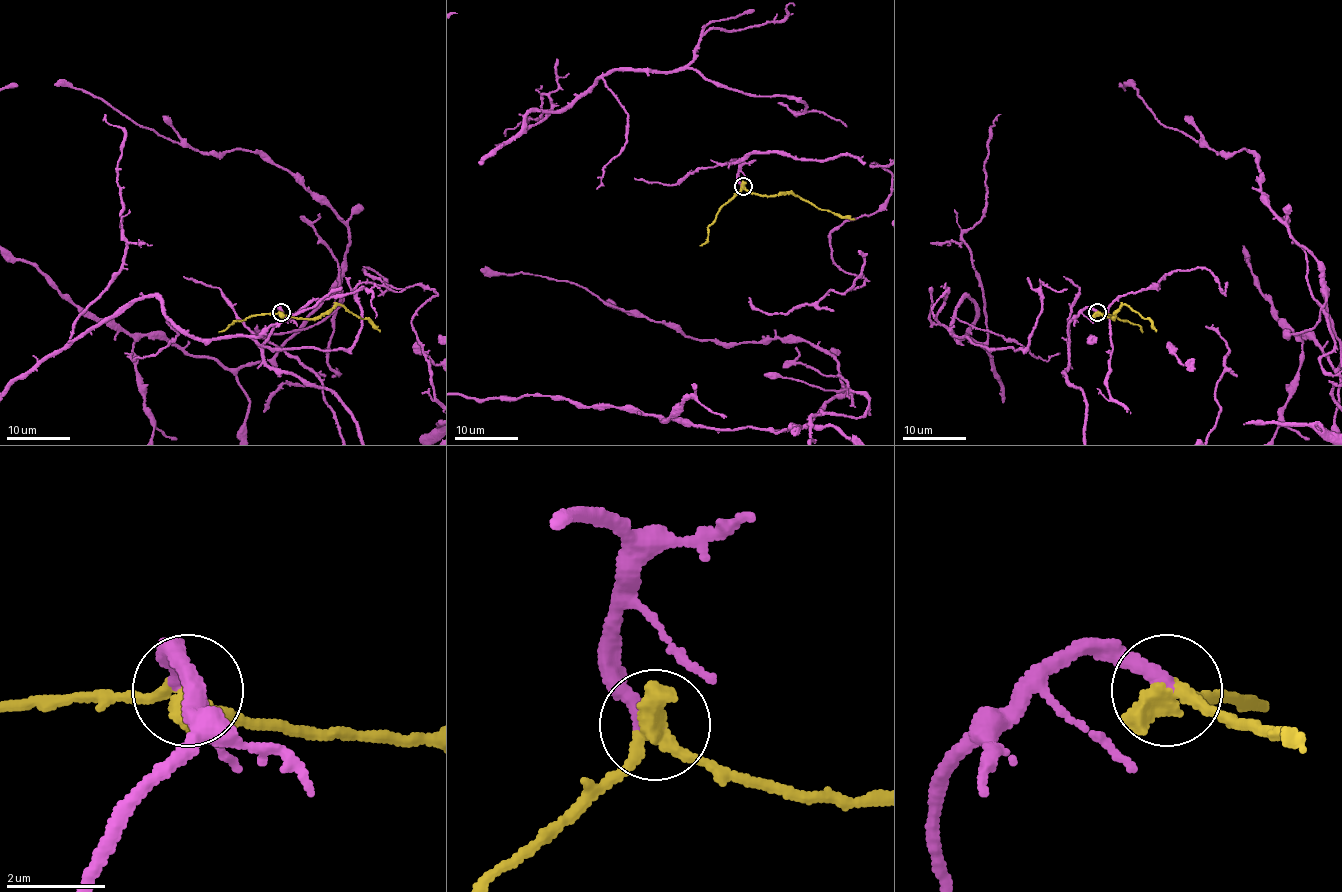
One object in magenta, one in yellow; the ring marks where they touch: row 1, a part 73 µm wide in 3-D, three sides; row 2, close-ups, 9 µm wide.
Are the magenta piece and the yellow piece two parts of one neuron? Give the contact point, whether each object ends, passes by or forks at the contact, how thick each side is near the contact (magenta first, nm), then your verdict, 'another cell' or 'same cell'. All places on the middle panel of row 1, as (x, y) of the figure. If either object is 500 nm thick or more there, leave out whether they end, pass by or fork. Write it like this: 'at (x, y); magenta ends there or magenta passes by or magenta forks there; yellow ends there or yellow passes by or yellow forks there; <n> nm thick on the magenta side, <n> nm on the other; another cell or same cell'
at (743, 186); magenta ends there; yellow passes by; 360 nm thick on the magenta side, 400 nm on the other; same cell

